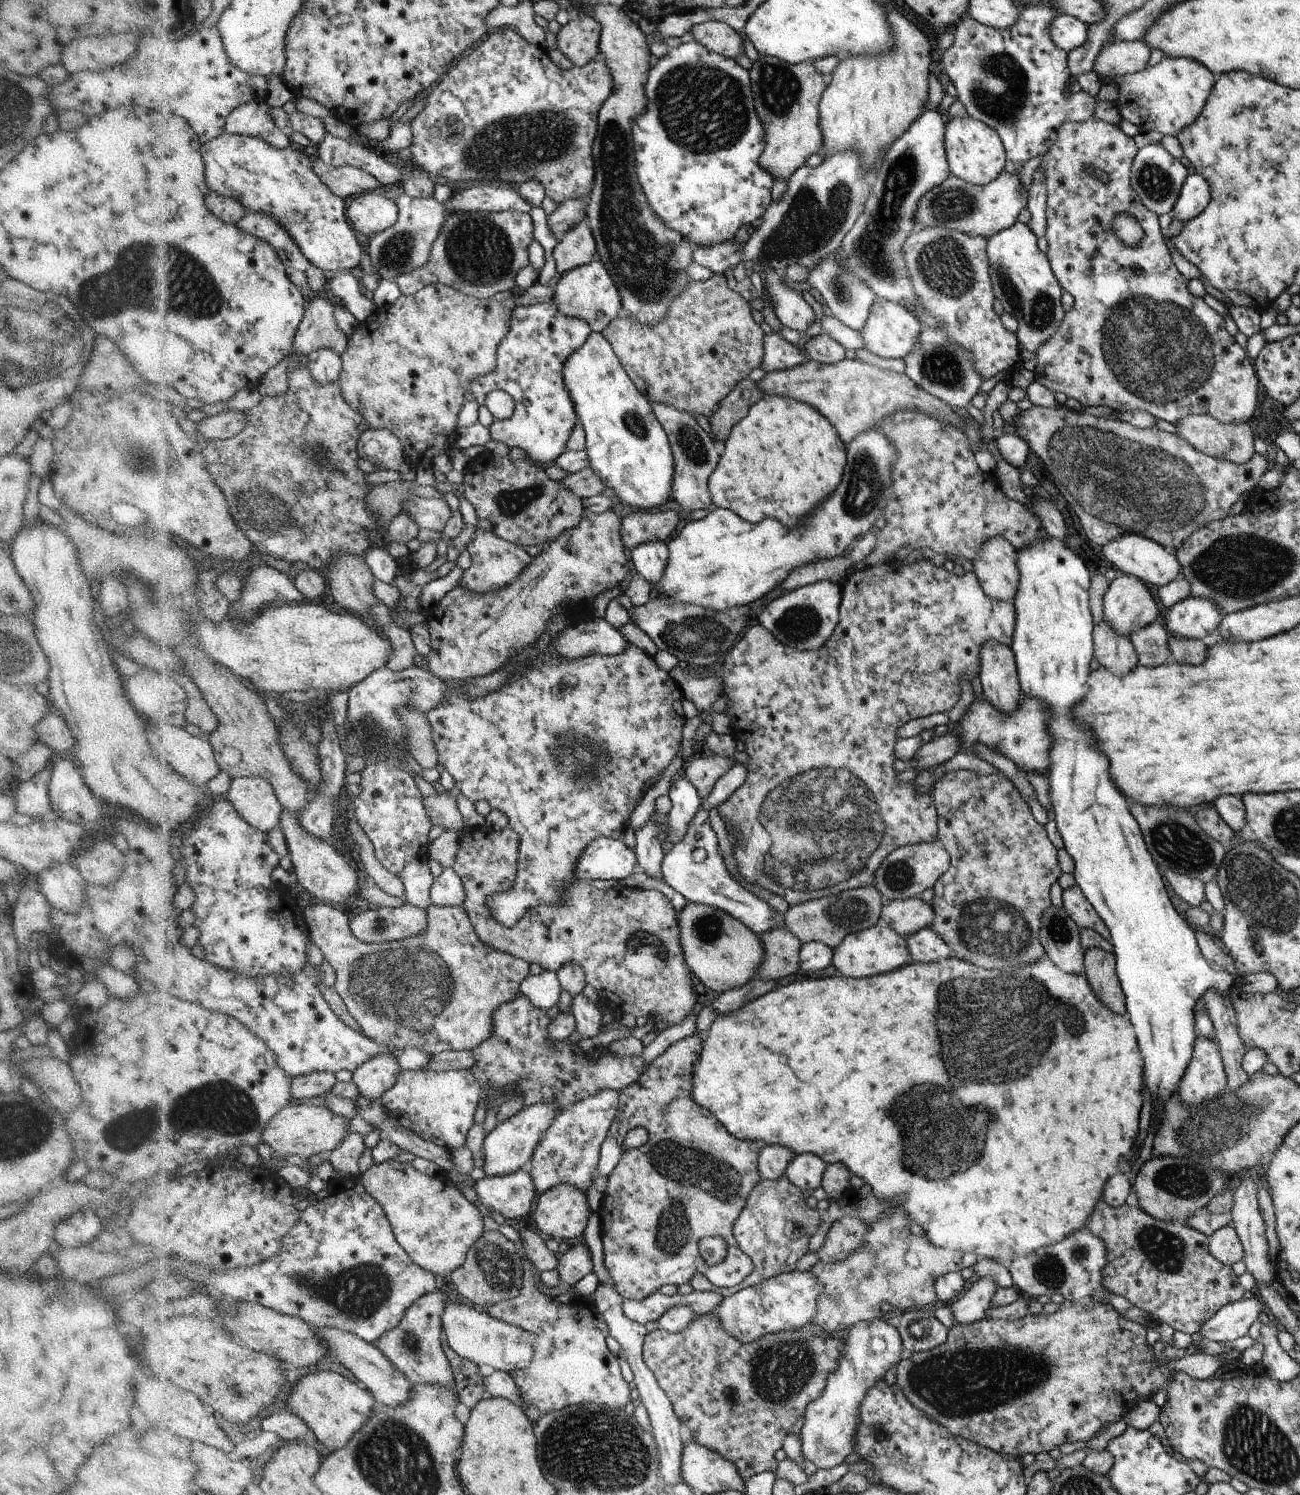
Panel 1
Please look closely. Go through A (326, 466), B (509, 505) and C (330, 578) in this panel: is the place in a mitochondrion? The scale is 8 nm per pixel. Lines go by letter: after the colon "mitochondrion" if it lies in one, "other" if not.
A: mitochondrion
B: mitochondrion
C: other

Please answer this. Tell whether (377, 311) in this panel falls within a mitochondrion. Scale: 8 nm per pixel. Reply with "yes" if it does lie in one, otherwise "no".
no

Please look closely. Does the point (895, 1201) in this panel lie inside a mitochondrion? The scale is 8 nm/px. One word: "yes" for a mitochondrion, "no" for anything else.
no

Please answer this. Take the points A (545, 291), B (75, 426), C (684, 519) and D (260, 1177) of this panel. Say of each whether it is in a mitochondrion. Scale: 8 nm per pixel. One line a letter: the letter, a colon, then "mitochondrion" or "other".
A: other
B: other
C: other
D: other

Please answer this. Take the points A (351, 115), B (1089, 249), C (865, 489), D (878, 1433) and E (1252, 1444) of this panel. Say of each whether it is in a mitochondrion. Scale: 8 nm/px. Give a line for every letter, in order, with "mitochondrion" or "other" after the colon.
A: other
B: other
C: mitochondrion
D: mitochondrion
E: mitochondrion

